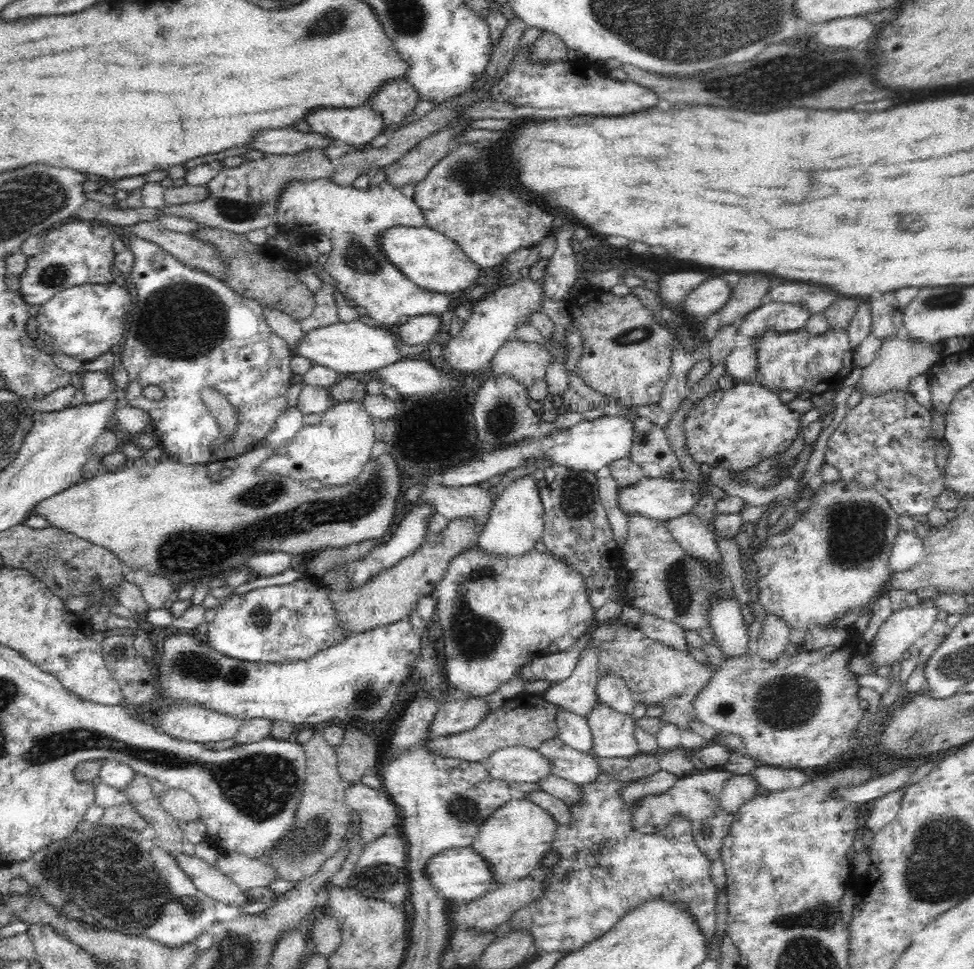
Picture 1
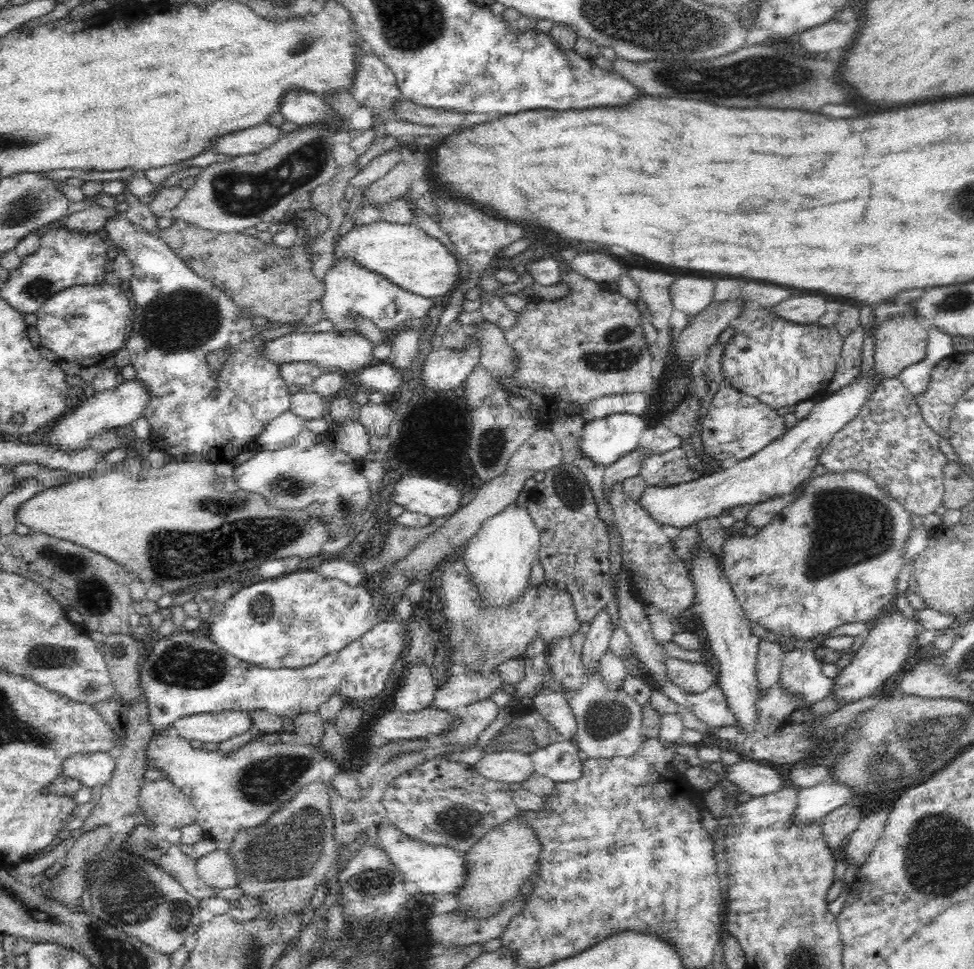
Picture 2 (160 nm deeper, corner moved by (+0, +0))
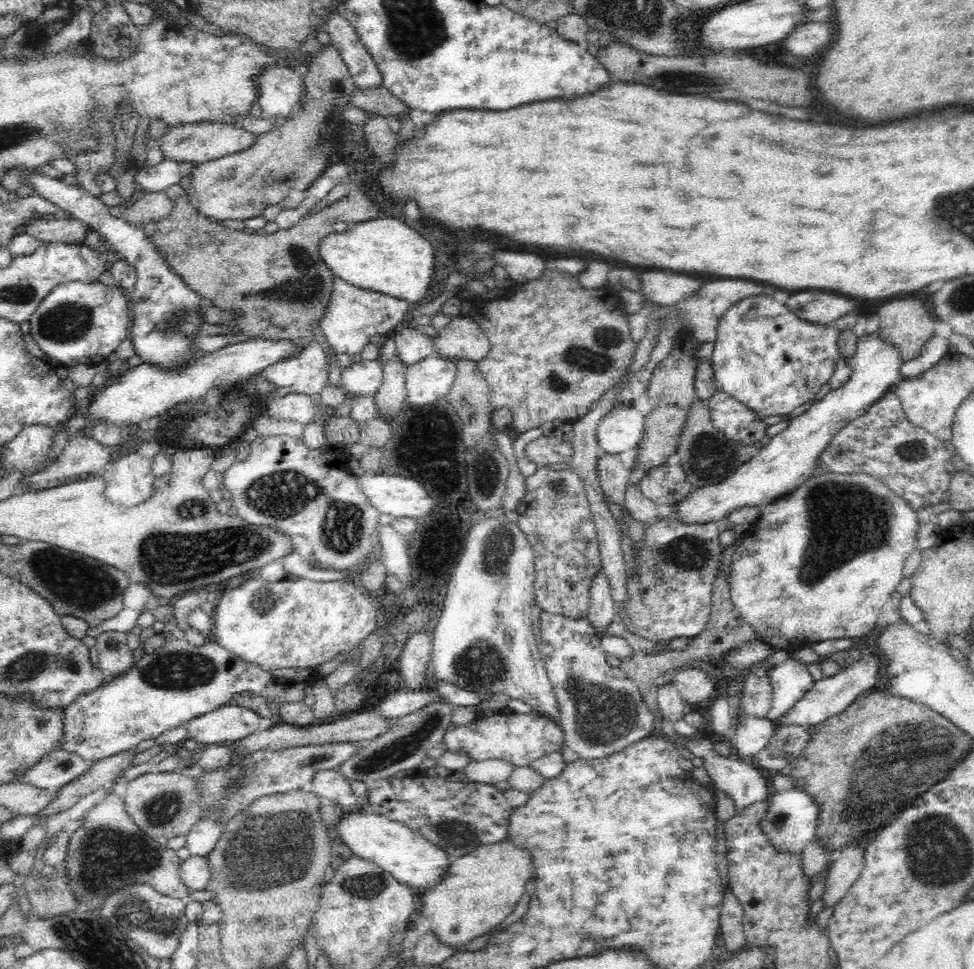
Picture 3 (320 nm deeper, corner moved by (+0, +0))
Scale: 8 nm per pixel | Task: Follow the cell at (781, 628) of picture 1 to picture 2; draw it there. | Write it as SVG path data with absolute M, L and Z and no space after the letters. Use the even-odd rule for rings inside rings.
M761 639L759 642L758 654L756 656L756 678L757 692L762 697L766 690L770 690L774 684L779 682L782 661L785 653L782 651L782 644L774 641Z

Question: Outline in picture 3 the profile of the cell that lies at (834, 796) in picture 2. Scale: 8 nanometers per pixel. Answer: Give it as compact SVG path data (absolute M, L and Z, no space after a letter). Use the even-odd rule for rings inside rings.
M803 790L776 791L769 798L769 807L758 826L767 836L770 844L786 854L800 854L815 838L815 828L818 824L819 804Z

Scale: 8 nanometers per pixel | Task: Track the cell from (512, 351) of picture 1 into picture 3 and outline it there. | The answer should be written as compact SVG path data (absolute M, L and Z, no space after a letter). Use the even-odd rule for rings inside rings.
M455 316L432 339L436 354L443 359L482 360L490 352L490 341L481 326L468 316Z

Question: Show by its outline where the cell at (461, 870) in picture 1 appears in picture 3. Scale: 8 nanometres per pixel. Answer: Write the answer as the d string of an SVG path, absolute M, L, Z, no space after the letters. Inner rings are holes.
M368 809L342 813L333 834L338 836L354 855L377 864L384 872L391 874L398 882L408 885L417 893L425 892L438 884L451 861L446 852L426 840L420 833Z

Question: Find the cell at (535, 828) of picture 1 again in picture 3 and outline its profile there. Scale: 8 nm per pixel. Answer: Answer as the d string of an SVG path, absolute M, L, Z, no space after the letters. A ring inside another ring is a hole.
M509 840L478 846L470 854L451 858L442 880L431 889L418 893L422 915L430 921L430 931L440 939L440 942L455 946L458 950L474 938L481 937L495 926L502 924L512 914L522 895L526 893L526 884L533 876L531 854L525 848L520 848Z

